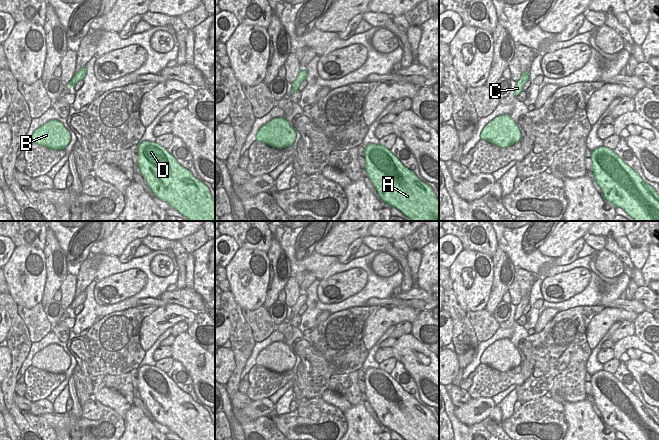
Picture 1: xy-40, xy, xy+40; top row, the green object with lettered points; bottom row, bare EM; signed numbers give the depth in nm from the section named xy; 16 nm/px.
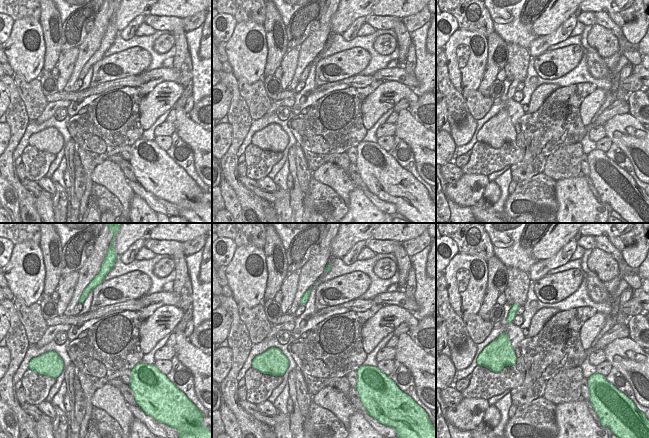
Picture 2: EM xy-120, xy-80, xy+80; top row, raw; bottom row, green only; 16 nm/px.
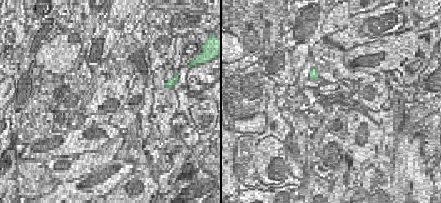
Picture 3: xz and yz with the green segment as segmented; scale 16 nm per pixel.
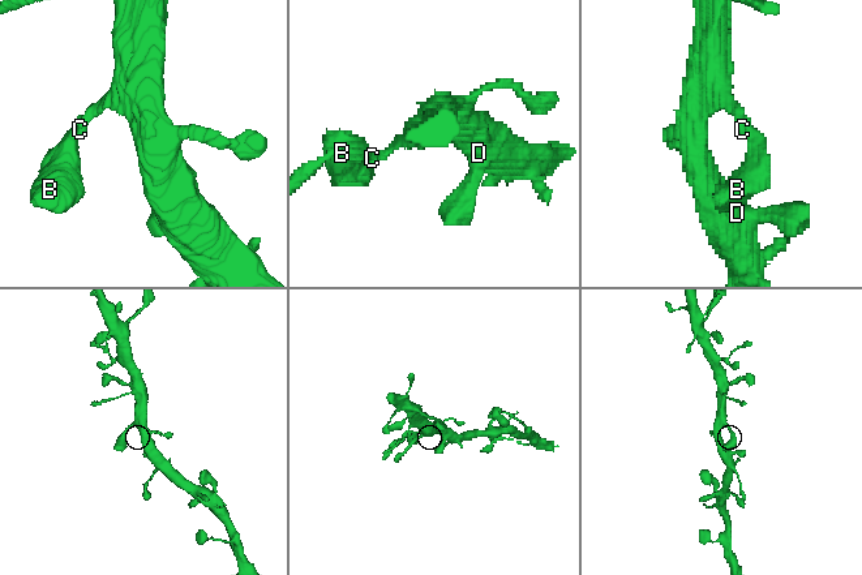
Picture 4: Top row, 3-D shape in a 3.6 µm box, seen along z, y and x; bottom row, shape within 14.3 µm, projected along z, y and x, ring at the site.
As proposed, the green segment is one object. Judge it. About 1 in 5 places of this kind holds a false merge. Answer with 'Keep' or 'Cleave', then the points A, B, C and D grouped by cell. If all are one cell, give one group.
Keep. Groups: A B C D.

